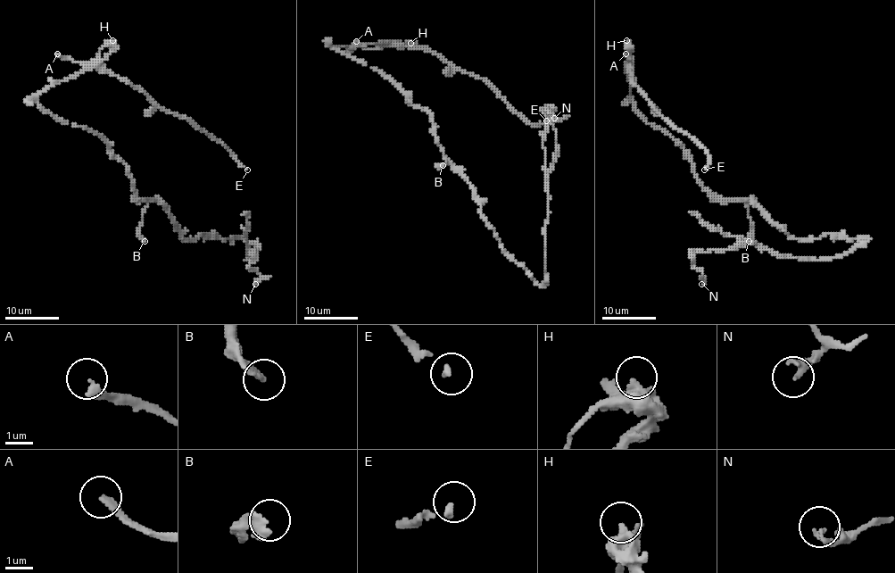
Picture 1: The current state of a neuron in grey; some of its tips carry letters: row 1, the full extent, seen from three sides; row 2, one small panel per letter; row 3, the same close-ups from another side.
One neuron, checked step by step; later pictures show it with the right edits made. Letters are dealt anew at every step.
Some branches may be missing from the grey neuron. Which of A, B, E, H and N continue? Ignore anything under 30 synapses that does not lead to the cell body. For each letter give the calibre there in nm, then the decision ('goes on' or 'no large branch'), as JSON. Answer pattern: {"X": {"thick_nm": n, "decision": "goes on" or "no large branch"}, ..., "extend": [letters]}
{"A": {"thick_nm": 240, "decision": "goes on"}, "B": {"thick_nm": 280, "decision": "no large branch"}, "E": {"thick_nm": 190, "decision": "goes on"}, "H": {"thick_nm": 440, "decision": "no large branch"}, "N": {"thick_nm": 110, "decision": "no large branch"}, "extend": ["A", "E"]}

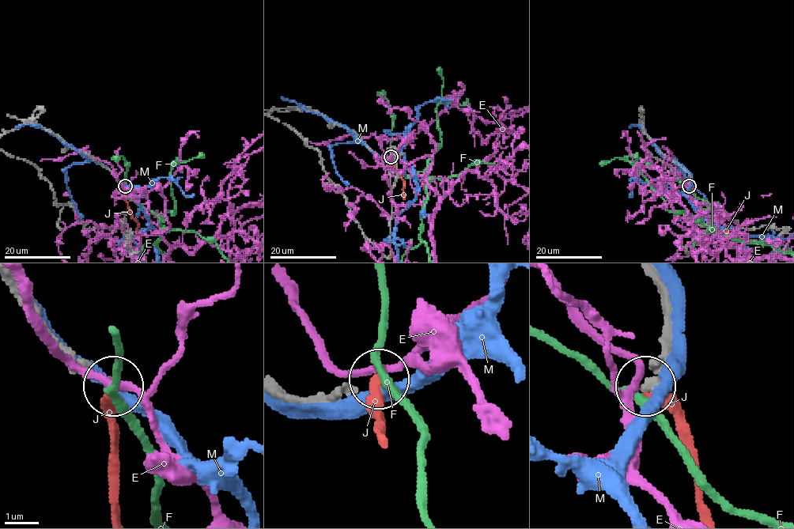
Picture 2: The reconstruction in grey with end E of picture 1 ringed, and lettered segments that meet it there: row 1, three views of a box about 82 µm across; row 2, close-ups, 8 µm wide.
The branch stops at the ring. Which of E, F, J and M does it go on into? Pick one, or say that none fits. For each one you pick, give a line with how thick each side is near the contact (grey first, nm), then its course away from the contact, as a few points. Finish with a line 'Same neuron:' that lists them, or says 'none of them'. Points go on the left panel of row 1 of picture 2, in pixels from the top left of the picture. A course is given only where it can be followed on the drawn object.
Same neuron: none of them

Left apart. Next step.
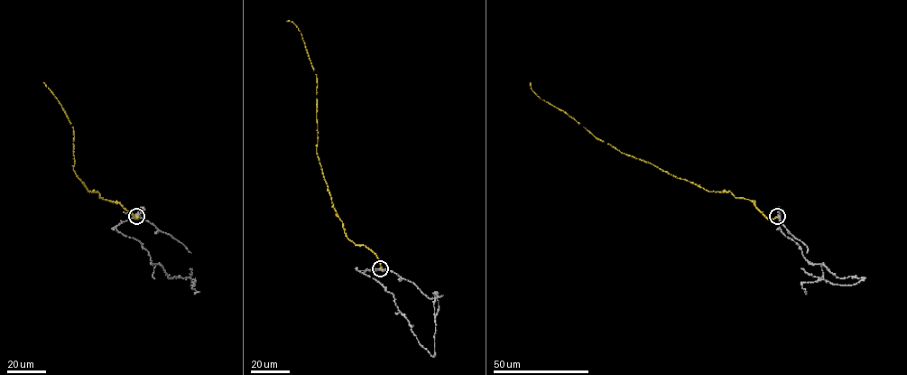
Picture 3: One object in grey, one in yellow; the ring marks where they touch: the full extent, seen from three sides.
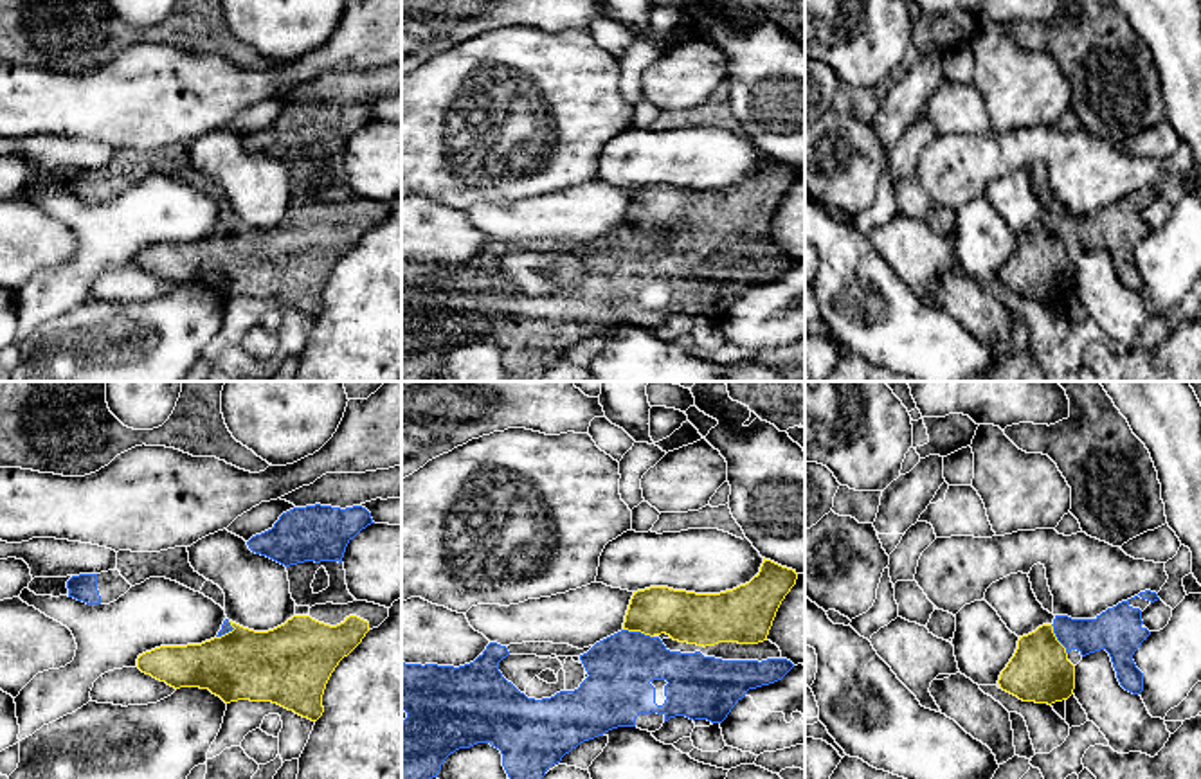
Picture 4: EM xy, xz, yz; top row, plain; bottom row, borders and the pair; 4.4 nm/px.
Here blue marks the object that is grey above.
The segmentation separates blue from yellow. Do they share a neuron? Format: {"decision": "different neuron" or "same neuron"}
{"decision": "same neuron"}

